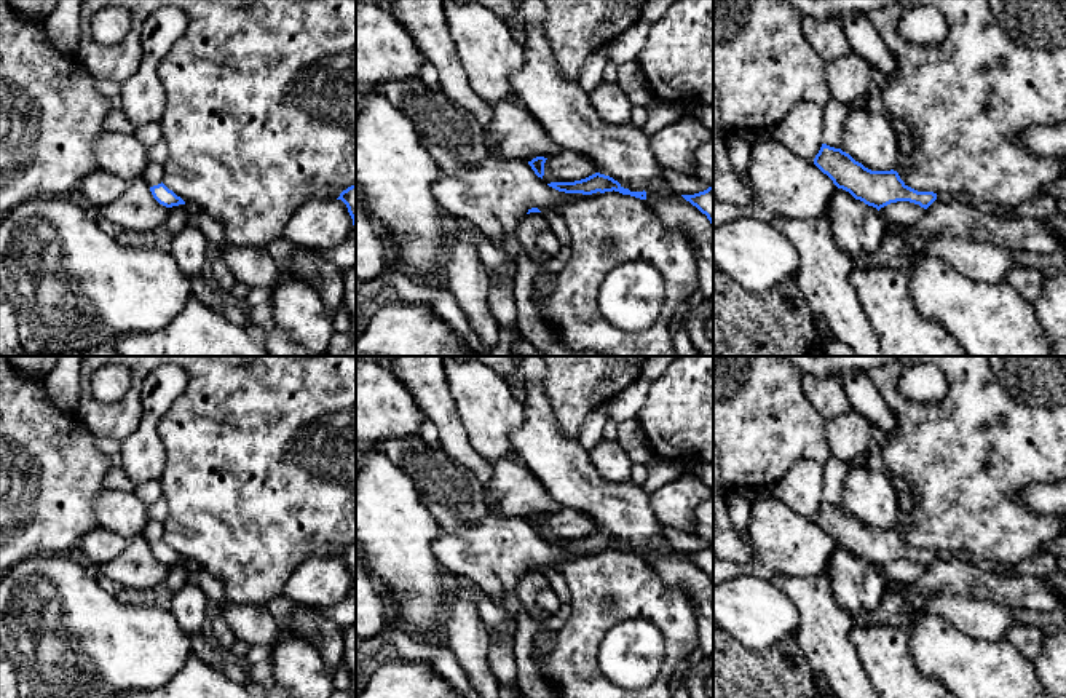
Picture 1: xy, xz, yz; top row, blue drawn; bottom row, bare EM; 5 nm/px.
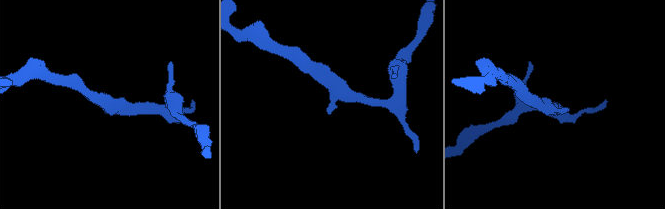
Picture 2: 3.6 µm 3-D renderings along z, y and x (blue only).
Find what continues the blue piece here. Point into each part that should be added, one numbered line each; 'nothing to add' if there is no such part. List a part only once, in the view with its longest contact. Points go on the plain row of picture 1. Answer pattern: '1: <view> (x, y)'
nothing to add

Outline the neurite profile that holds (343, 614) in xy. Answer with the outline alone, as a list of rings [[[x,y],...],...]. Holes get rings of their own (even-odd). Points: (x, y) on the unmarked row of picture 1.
[[[356,593],[346,596],[338,604],[322,609],[318,612],[324,615],[326,618],[334,620],[337,625],[340,625],[343,629],[356,623]]]

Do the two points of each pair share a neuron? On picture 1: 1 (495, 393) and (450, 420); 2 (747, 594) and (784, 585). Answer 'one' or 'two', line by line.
1: two
2: two

